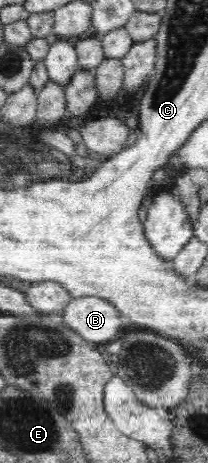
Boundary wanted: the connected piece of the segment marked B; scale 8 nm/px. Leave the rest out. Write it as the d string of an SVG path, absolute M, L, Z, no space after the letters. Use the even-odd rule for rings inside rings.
M99 297L72 298L61 315L67 327L90 344L111 342L127 326L115 306Z

